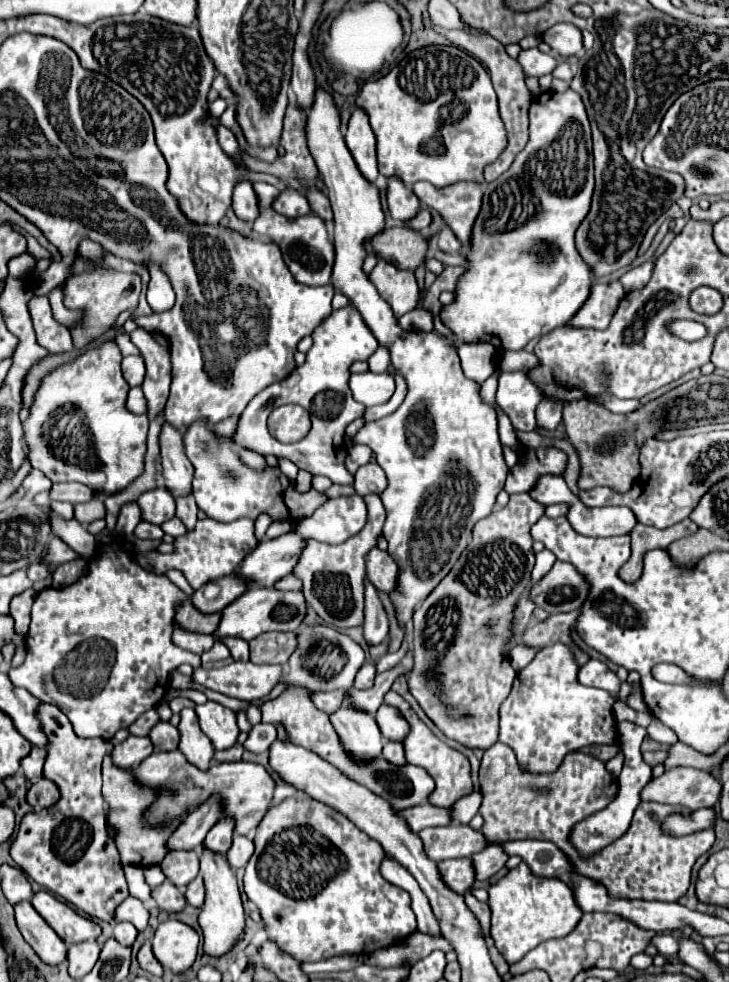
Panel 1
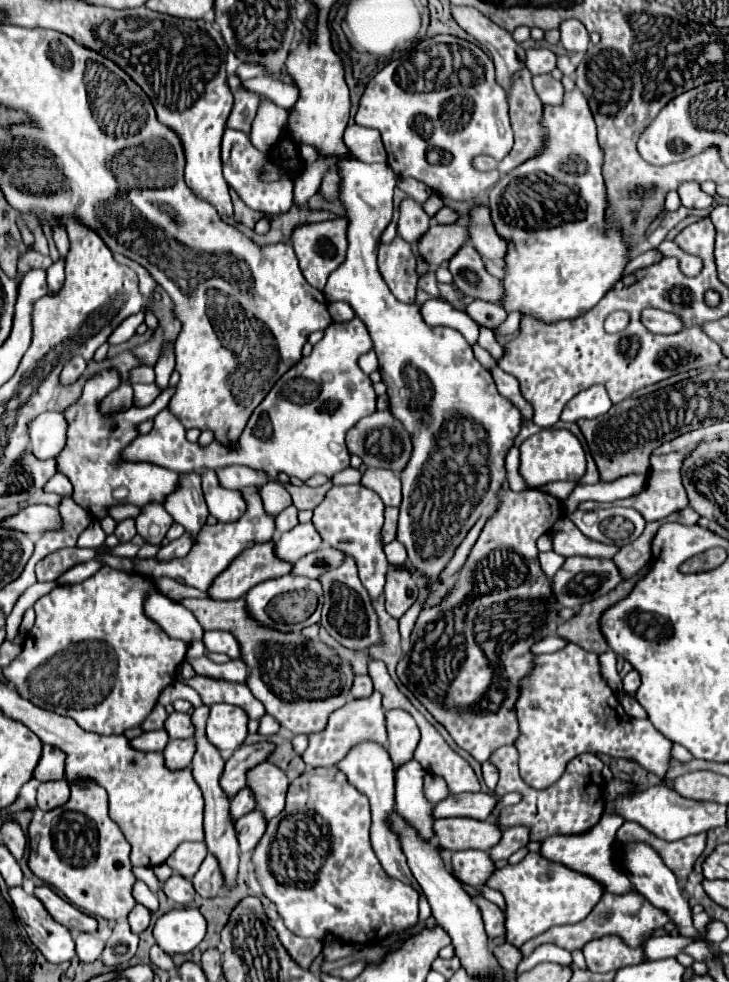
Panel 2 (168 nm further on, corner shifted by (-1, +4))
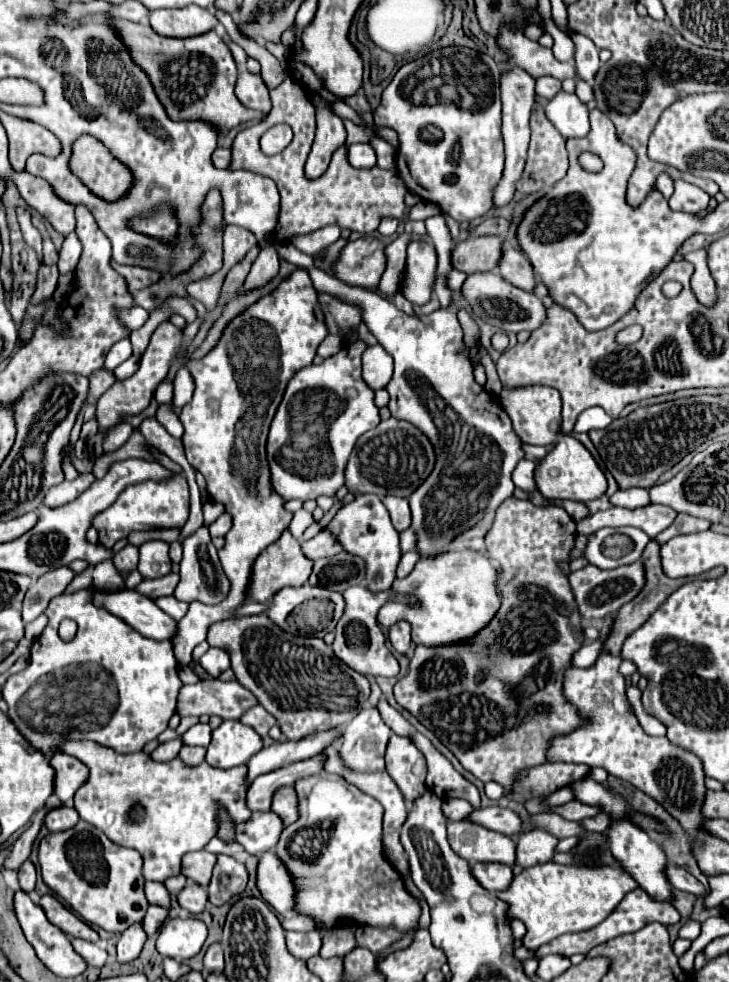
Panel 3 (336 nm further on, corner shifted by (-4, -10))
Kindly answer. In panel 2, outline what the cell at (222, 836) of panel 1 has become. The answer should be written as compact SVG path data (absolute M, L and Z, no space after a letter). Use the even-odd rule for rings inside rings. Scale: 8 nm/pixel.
M244 787L244 789L240 789L240 791L232 797L230 815L232 815L232 819L236 821L238 817L250 813L254 807L256 807L256 801L254 801L254 797L252 797L252 791L250 791L250 787Z

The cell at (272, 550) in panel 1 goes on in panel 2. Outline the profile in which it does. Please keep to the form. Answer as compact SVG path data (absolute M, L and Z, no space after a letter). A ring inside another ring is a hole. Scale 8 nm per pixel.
M300 523L294 529L282 533L276 541L276 555L284 561L296 563L300 557L316 551L322 545L320 533L314 529L312 523Z

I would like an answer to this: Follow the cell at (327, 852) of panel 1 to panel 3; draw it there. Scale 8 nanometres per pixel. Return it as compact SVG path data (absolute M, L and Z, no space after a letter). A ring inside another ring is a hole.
M339 775L305 777L295 783L299 799L299 819L281 831L279 843L273 853L281 859L295 885L295 907L299 915L307 915L319 929L331 929L339 921L371 927L395 927L401 933L419 927L421 903L407 893L401 875L389 865L381 851L381 823L383 807L377 799L359 791Z

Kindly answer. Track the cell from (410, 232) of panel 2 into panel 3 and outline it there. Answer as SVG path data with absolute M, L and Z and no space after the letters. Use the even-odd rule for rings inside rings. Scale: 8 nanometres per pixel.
M417 239L407 245L407 279L403 295L413 305L425 305L431 299L431 287L435 281L437 255L429 241Z

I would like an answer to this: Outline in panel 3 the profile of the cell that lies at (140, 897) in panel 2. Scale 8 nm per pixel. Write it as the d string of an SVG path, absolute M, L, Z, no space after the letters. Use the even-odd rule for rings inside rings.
M147 881L145 883L145 897L151 905L157 905L157 907L169 907L169 893L165 889L163 883L157 883L157 881Z

